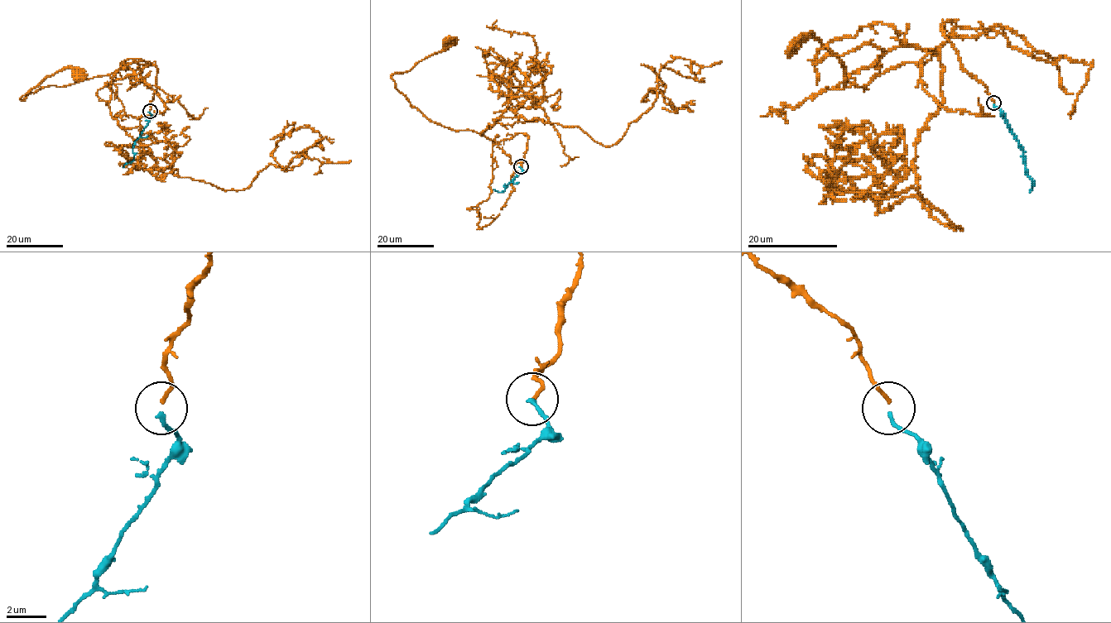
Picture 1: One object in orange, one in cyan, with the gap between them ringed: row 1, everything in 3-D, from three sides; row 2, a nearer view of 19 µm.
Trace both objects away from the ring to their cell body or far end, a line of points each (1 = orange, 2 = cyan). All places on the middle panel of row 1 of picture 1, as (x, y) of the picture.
1: (521, 166), (528, 136), (494, 142), (453, 131), (427, 119), (395, 85), (394, 73), (447, 41)
2: (521, 166), (522, 171), (503, 186), (504, 190), (497, 192), (494, 189)

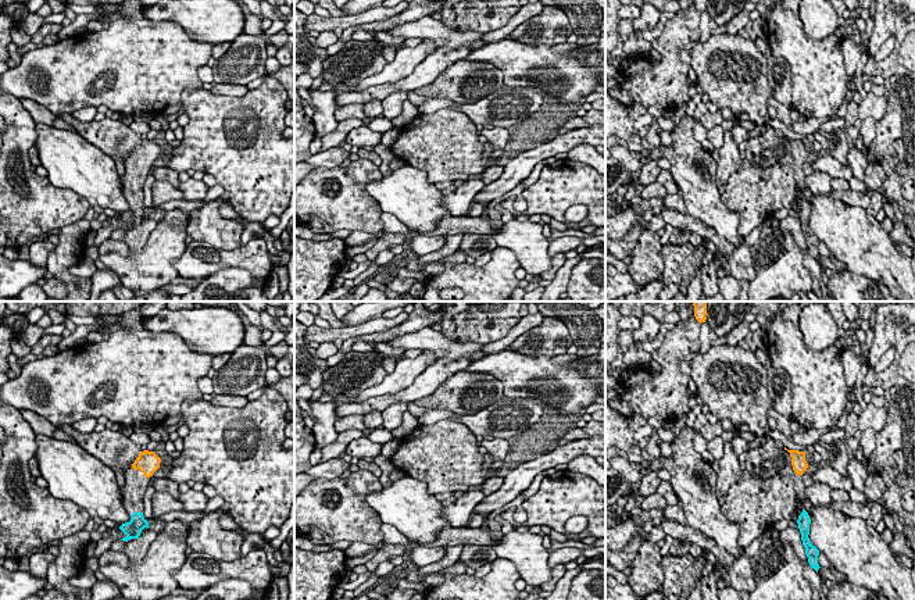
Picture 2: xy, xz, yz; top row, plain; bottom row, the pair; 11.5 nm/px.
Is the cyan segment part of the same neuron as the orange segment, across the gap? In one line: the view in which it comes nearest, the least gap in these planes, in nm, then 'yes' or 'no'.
view yz; gap 420 nm; yes

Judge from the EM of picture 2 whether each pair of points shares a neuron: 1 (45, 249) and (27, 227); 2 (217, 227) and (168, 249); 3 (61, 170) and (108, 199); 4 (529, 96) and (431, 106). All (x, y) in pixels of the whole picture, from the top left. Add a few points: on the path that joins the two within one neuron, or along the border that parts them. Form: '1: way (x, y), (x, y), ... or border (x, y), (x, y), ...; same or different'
1: border (46, 239), (36, 240), (29, 246); different
2: border (186, 225), (188, 232); different
3: way (72, 170), (79, 170), (97, 188); same
4: way (504, 107), (468, 109), (456, 106); same

